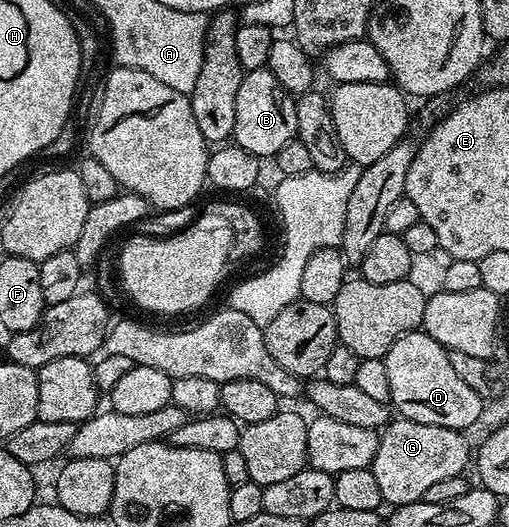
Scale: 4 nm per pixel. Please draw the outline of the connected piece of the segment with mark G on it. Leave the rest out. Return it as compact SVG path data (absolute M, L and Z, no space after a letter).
M401 416L395 417L381 431L372 467L376 476L376 484L380 487L383 503L391 502L391 507L397 508L409 502L421 502L425 499L428 488L432 488L432 484L462 474L465 471L465 466L469 462L471 465L472 462L472 446L470 450L469 444L466 443L466 437L467 435L461 430L444 428L436 424L420 424L416 420L408 420Z

